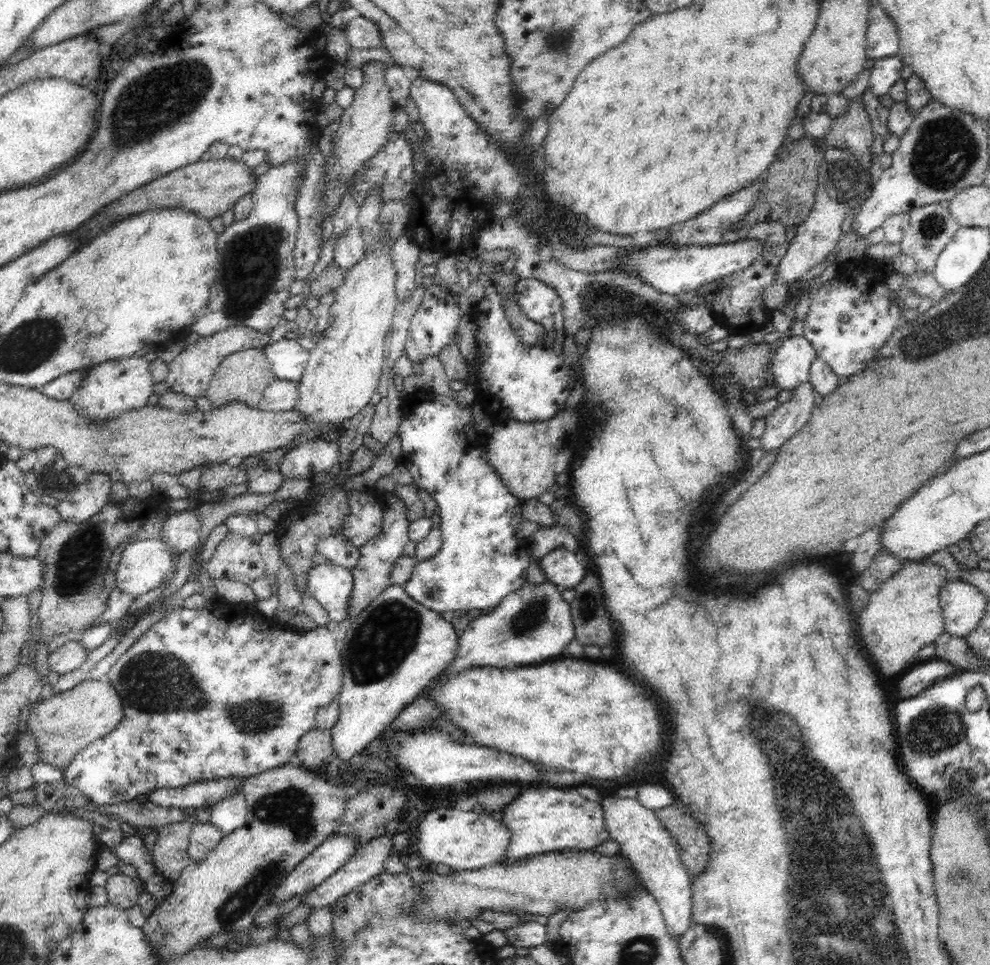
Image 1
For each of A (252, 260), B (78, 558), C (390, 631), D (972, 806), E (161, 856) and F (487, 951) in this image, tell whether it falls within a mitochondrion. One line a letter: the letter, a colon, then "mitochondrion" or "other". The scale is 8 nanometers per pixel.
A: mitochondrion
B: mitochondrion
C: mitochondrion
D: other
E: other
F: other

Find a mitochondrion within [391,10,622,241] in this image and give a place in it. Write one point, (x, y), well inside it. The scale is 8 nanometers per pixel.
(559, 41)

